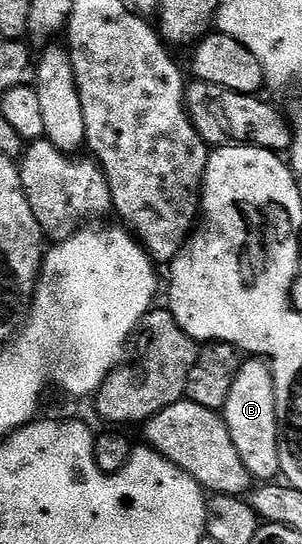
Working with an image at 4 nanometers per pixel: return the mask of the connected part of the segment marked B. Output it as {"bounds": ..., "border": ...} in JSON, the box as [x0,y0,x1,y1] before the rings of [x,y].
{"bounds":[222,357,281,480],"border":[[[248,357],[241,362],[238,377],[234,377],[234,386],[230,389],[230,397],[226,397],[222,414],[230,437],[234,441],[234,449],[238,449],[238,457],[242,457],[242,465],[246,465],[253,480],[275,480],[281,474],[278,449],[280,430],[276,424],[272,371],[265,360]]]}

